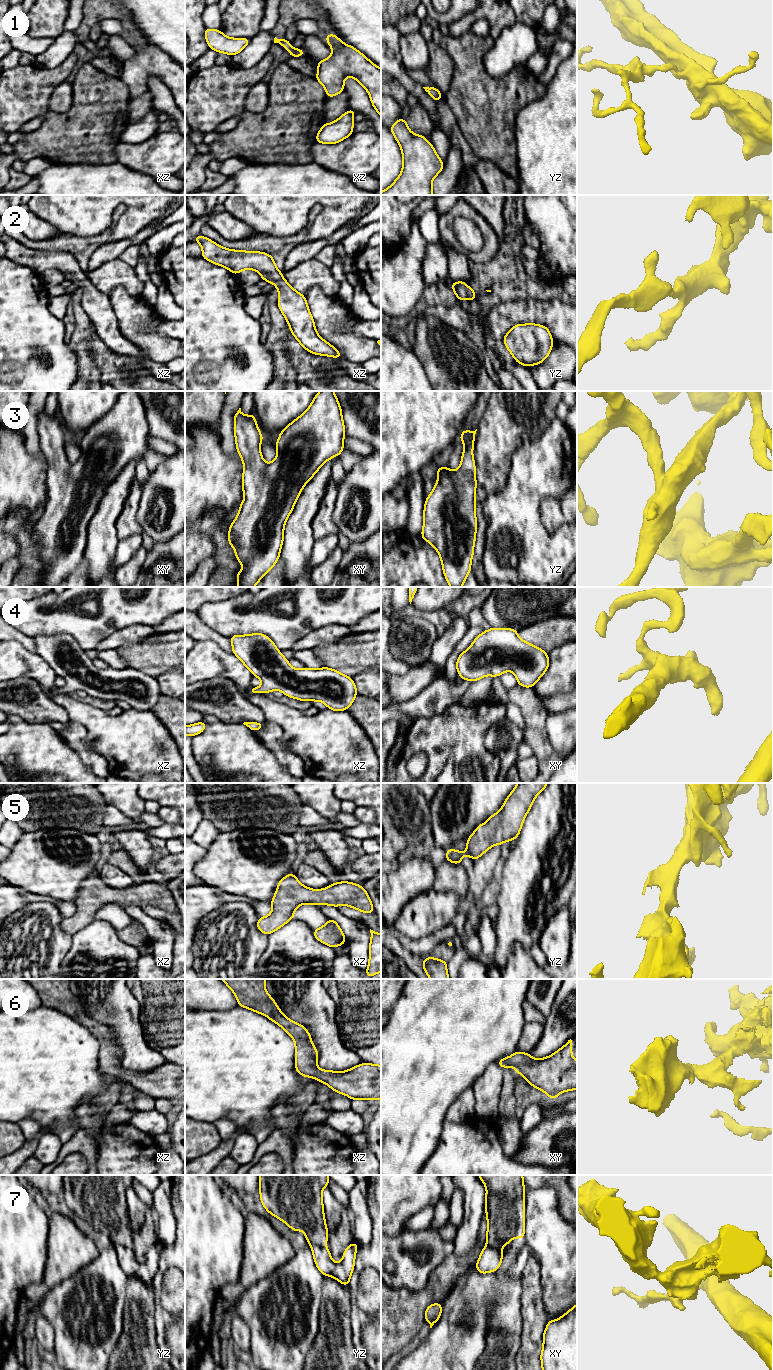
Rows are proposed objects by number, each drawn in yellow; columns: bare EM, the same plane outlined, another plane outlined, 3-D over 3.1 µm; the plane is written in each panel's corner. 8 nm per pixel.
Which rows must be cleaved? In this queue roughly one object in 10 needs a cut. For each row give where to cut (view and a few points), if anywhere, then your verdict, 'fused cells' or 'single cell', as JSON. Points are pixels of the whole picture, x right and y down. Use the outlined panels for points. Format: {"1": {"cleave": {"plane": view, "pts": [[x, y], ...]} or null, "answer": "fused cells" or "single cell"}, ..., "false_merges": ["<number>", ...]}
{"1": {"cleave": null, "answer": "single cell"}, "2": {"cleave": null, "answer": "single cell"}, "3": {"cleave": null, "answer": "single cell"}, "4": {"cleave": null, "answer": "single cell"}, "5": {"cleave": null, "answer": "single cell"}, "6": {"cleave": null, "answer": "single cell"}, "7": {"cleave": {"plane": "yz", "pts": [[311, 1244], [317, 1244], [324, 1248]]}, "answer": "fused cells"}, "false_merges": ["7"]}

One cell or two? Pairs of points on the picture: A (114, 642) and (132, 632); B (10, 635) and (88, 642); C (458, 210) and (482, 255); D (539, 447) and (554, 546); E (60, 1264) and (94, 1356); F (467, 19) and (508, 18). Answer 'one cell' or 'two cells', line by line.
A: one cell
B: two cells
C: one cell
D: one cell
E: two cells
F: one cell

